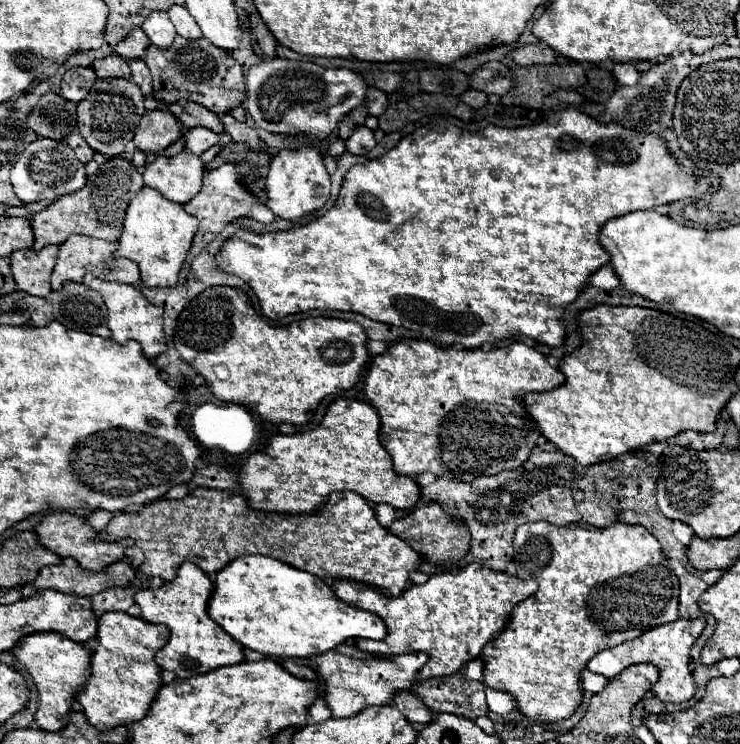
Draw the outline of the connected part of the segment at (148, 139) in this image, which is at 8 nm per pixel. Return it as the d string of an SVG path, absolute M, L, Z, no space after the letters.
M147 111L133 137L133 145L143 153L161 153L181 137L181 125L169 111Z

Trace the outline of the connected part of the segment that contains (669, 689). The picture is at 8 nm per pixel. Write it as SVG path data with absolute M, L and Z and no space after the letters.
M697 617L697 619L677 619L673 623L653 627L653 629L645 631L643 635L639 635L633 641L627 641L623 645L617 645L613 649L605 649L605 651L597 653L589 661L587 669L611 679L617 673L621 673L623 669L627 669L629 665L653 663L659 669L659 673L661 673L659 681L653 687L655 697L659 697L659 699L663 699L667 703L689 701L689 699L693 699L693 695L697 691L697 685L695 685L691 669L689 669L689 651L691 651L693 643L697 641L697 637L703 633L703 621L705 621L703 617Z

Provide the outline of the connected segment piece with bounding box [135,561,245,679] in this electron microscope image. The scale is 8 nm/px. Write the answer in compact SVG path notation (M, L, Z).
M183 563L175 581L165 583L159 589L141 589L135 595L135 603L141 607L143 619L149 623L163 623L171 629L171 637L163 649L157 651L155 661L161 669L175 671L179 679L209 673L221 665L235 665L245 661L243 647L217 625L209 613L209 597L213 593L213 583L195 563Z

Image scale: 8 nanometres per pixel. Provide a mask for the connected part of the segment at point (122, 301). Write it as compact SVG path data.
M85 275L83 283L103 297L103 301L107 305L107 325L117 343L127 343L129 339L139 341L147 359L155 359L159 353L165 351L167 339L165 339L165 331L163 331L163 309L157 305L151 305L137 287L125 285L125 283L101 281L95 275Z

